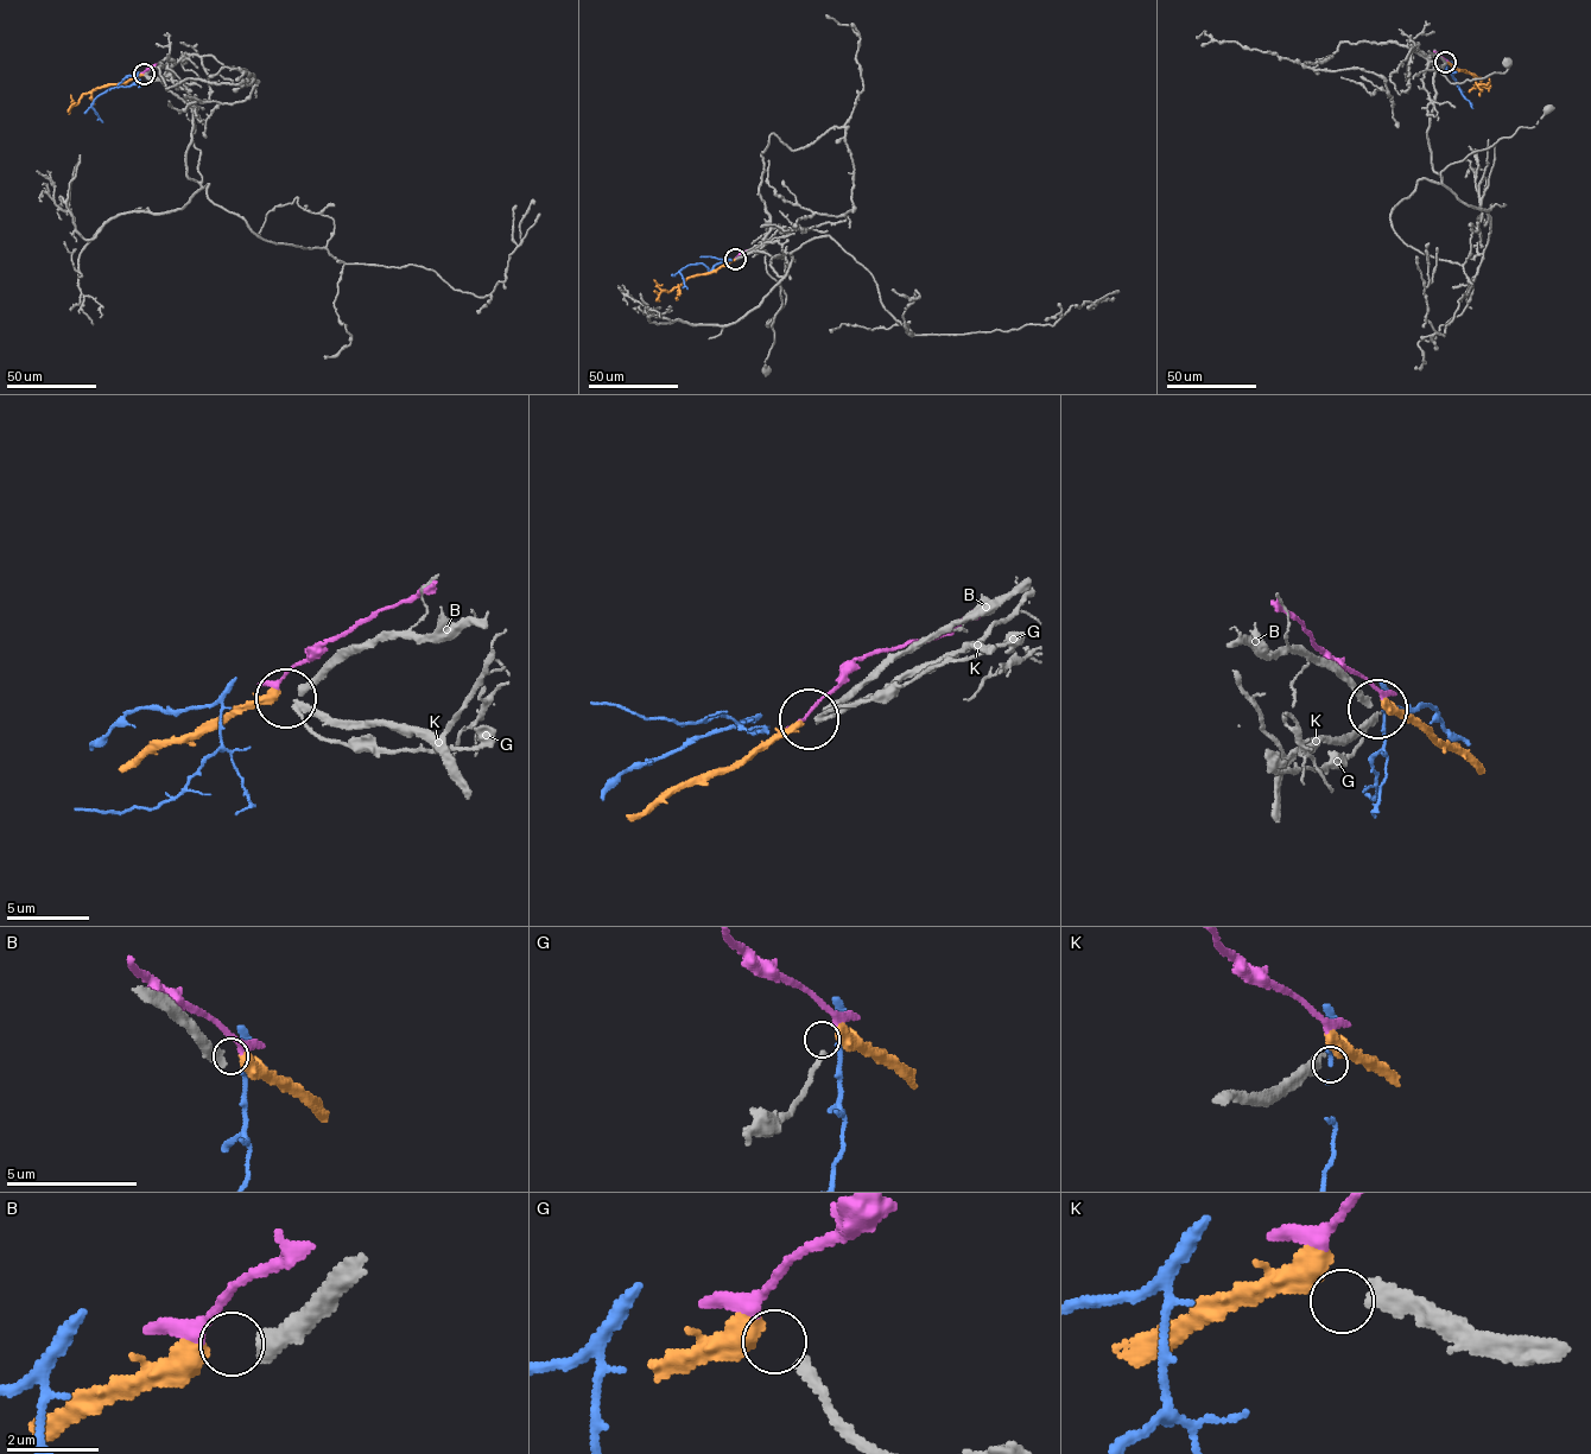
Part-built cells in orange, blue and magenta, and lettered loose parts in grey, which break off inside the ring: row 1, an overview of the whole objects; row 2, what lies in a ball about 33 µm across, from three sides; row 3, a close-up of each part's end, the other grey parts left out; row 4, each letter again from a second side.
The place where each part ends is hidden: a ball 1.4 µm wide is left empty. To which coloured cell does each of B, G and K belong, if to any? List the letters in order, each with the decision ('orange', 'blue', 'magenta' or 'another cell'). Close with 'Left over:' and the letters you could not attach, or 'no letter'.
B: orange
G: magenta
K: another cell
Left over: K

